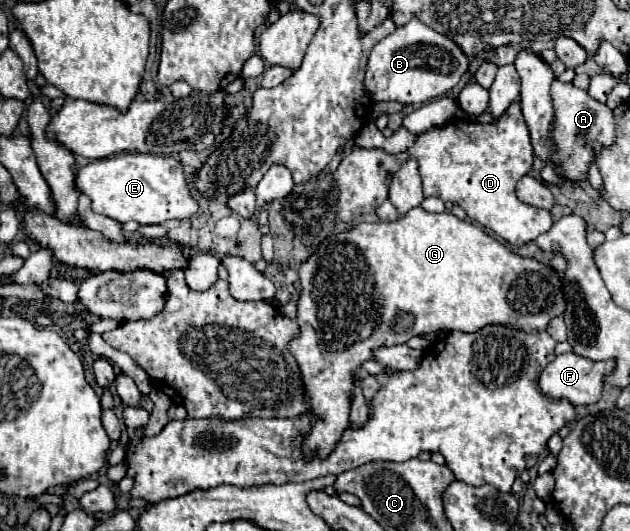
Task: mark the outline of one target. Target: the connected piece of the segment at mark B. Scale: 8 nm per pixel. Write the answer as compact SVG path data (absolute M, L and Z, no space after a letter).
M412 18L372 48L366 72L366 90L374 102L396 100L402 104L426 104L452 90L466 70L468 56L452 38L430 30L424 22Z

